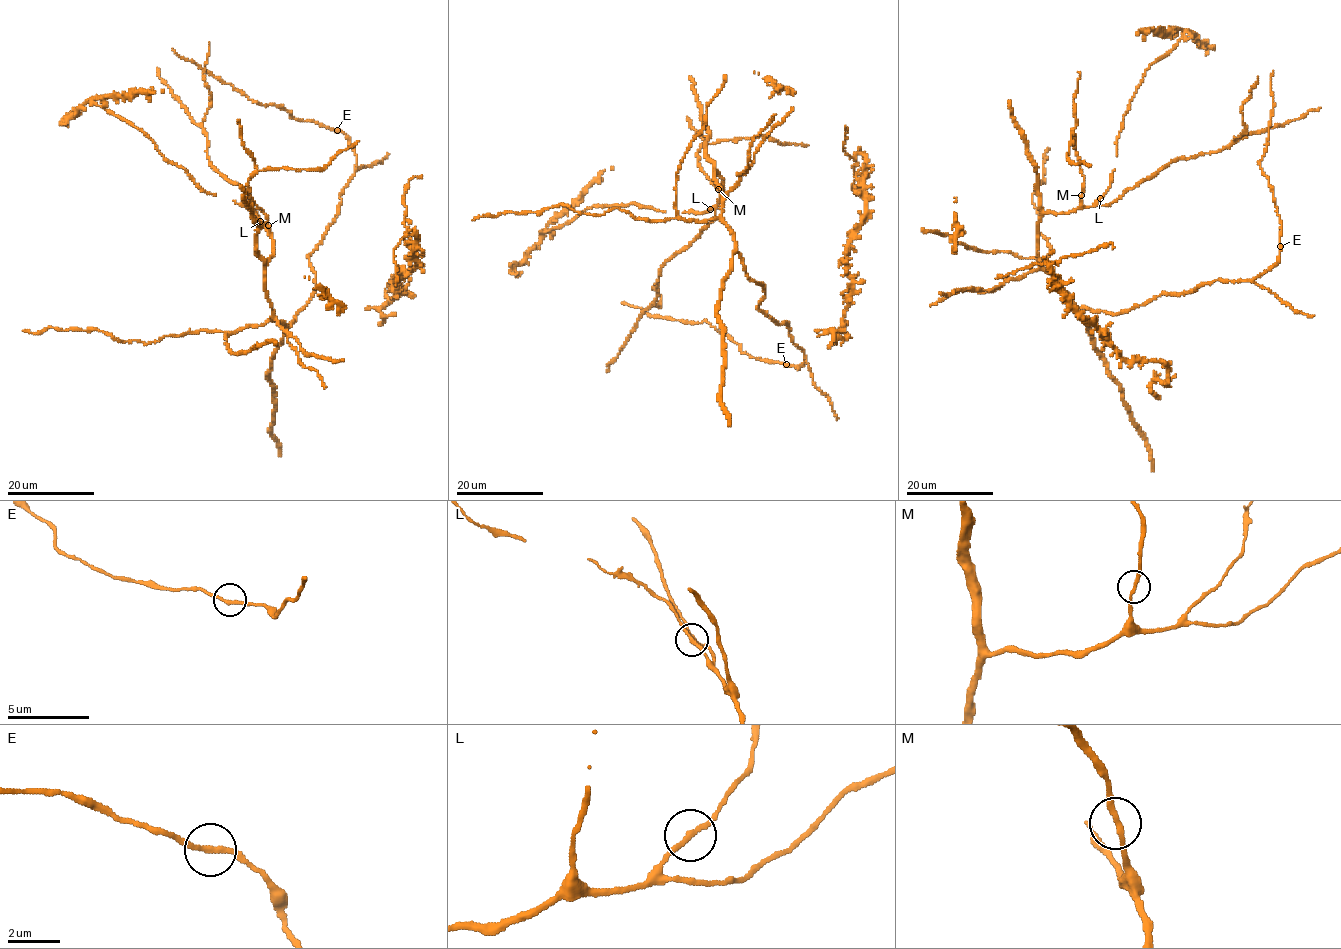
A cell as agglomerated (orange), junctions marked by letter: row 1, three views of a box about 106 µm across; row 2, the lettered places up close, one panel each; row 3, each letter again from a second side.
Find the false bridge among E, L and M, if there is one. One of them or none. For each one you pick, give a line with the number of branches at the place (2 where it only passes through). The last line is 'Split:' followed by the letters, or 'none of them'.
Split: none of them

